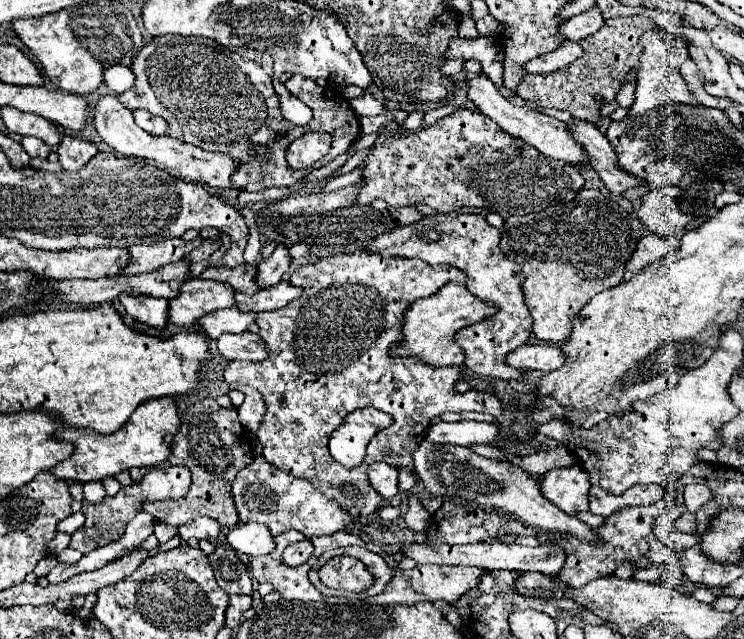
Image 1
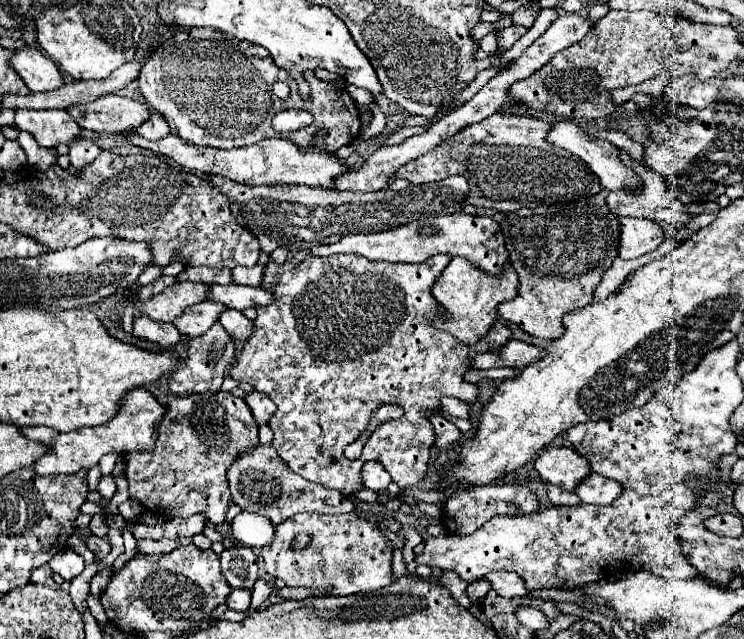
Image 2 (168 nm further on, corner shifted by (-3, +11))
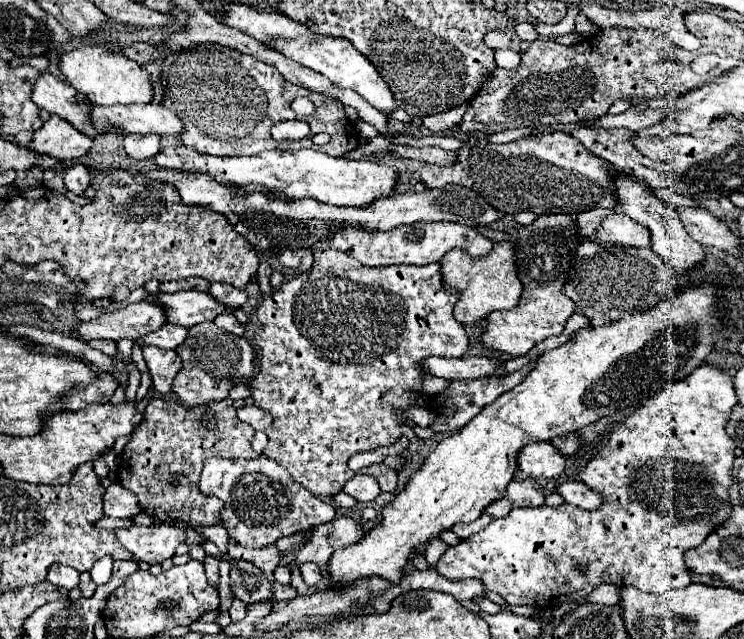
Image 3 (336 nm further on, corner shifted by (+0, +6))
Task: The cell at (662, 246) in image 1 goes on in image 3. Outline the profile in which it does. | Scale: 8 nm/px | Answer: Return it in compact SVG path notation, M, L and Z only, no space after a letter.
M613 213L605 217L597 227L597 237L601 245L619 243L633 247L649 247L649 229L645 229L625 213Z

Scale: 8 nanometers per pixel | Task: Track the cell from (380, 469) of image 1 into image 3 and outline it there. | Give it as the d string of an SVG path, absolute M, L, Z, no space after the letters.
M355 475L353 479L349 479L345 483L343 493L351 495L357 501L373 501L381 493L381 489L379 489L375 477L371 477L371 475Z

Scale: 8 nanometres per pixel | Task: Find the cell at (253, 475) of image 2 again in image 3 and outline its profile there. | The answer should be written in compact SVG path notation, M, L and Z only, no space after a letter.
M263 455L255 459L217 459L205 461L199 491L203 495L215 495L223 501L221 523L233 541L243 547L263 549L281 537L289 537L297 531L305 531L313 525L329 523L335 517L333 505L321 501L297 481L293 481L285 467L277 465Z

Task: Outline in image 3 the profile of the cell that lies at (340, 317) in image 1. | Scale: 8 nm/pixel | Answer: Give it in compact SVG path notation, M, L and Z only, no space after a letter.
M337 249L315 251L313 257L315 263L307 273L283 283L257 311L261 331L257 333L255 345L259 347L261 361L251 387L255 405L273 415L273 425L265 429L269 443L263 455L289 469L291 477L317 497L337 495L358 473L373 475L381 491L393 493L397 489L397 471L387 465L373 465L353 472L347 467L347 459L353 453L393 445L401 437L411 441L407 451L401 453L403 459L411 459L413 453L423 449L423 441L415 437L411 427L399 425L403 419L395 415L395 409L415 405L417 401L417 389L421 389L423 377L427 375L417 369L417 361L429 355L463 357L467 351L469 339L465 327L453 317L455 295L459 291L445 285L439 263L423 267L365 267Z

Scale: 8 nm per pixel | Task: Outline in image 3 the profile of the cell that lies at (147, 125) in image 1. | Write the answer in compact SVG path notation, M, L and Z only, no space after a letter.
M127 135L123 139L123 147L125 153L133 159L133 161L145 161L157 155L159 151L159 137L153 135Z

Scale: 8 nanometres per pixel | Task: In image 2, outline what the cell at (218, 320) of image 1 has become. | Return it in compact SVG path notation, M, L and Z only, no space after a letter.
M204 300L192 308L188 308L188 312L184 312L184 316L178 316L174 320L176 328L186 334L186 336L202 336L204 332L208 332L212 328L212 324L220 318L220 314L228 310L224 304L218 304L214 300Z

